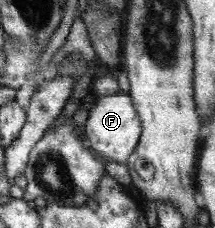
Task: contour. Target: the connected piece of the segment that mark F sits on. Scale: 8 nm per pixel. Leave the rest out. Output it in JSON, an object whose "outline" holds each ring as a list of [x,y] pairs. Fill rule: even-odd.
{"outline":[[[118,91],[113,96],[99,97],[95,108],[88,113],[85,132],[92,152],[117,163],[127,164],[131,155],[135,153],[143,133],[142,120],[137,114],[136,105],[130,93],[126,95]]]}

